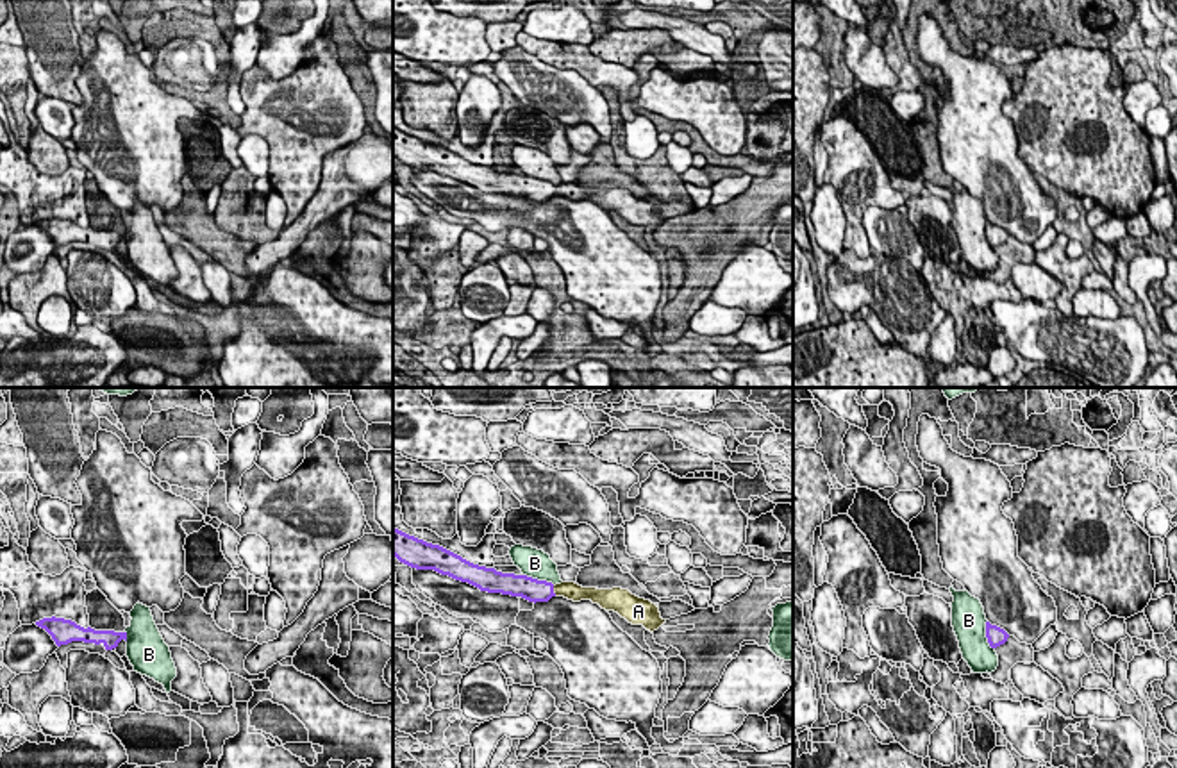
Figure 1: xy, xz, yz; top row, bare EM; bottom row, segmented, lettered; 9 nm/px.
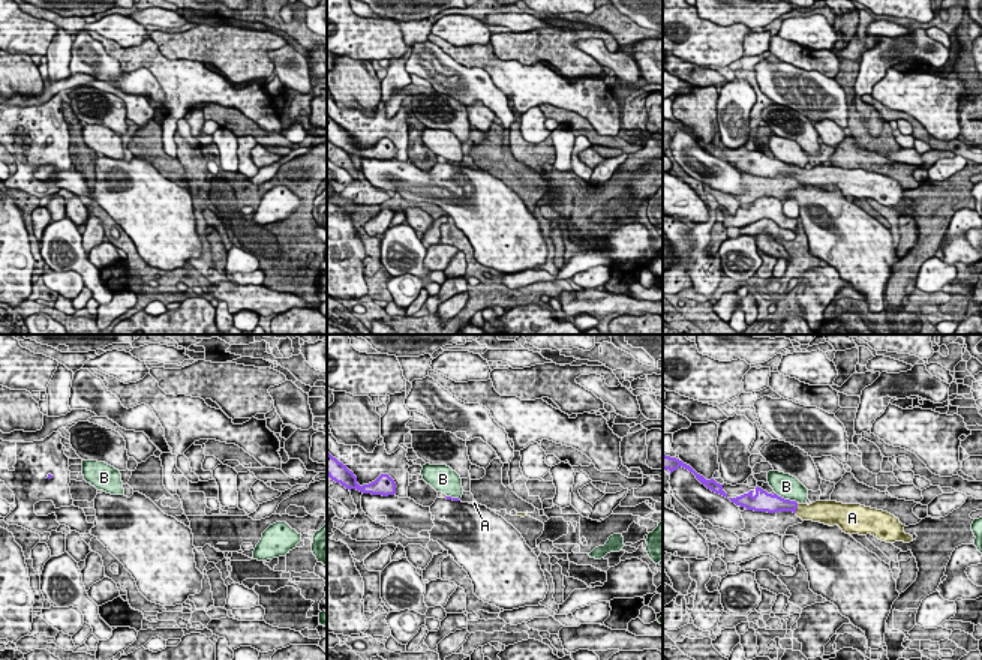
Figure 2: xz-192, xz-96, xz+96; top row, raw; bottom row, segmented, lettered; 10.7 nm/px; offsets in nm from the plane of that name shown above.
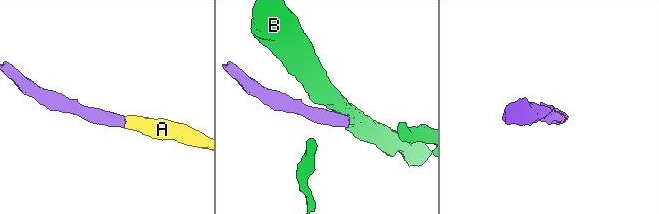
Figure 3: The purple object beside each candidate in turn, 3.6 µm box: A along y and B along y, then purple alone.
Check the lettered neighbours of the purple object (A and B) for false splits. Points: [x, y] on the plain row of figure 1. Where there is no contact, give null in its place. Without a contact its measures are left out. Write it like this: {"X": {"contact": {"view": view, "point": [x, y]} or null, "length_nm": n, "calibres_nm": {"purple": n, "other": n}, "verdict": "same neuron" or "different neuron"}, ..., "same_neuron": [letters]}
{"A": {"contact": {"view": "xz", "point": [552, 192]}, "length_nm": 100, "calibres_nm": {"purple": 220, "other": 160}, "verdict": "same neuron"}, "B": {"contact": {"view": "xz", "point": [540, 181]}, "length_nm": 300, "calibres_nm": {"purple": 220, "other": 260}, "verdict": "different neuron"}, "same_neuron": ["A"]}

